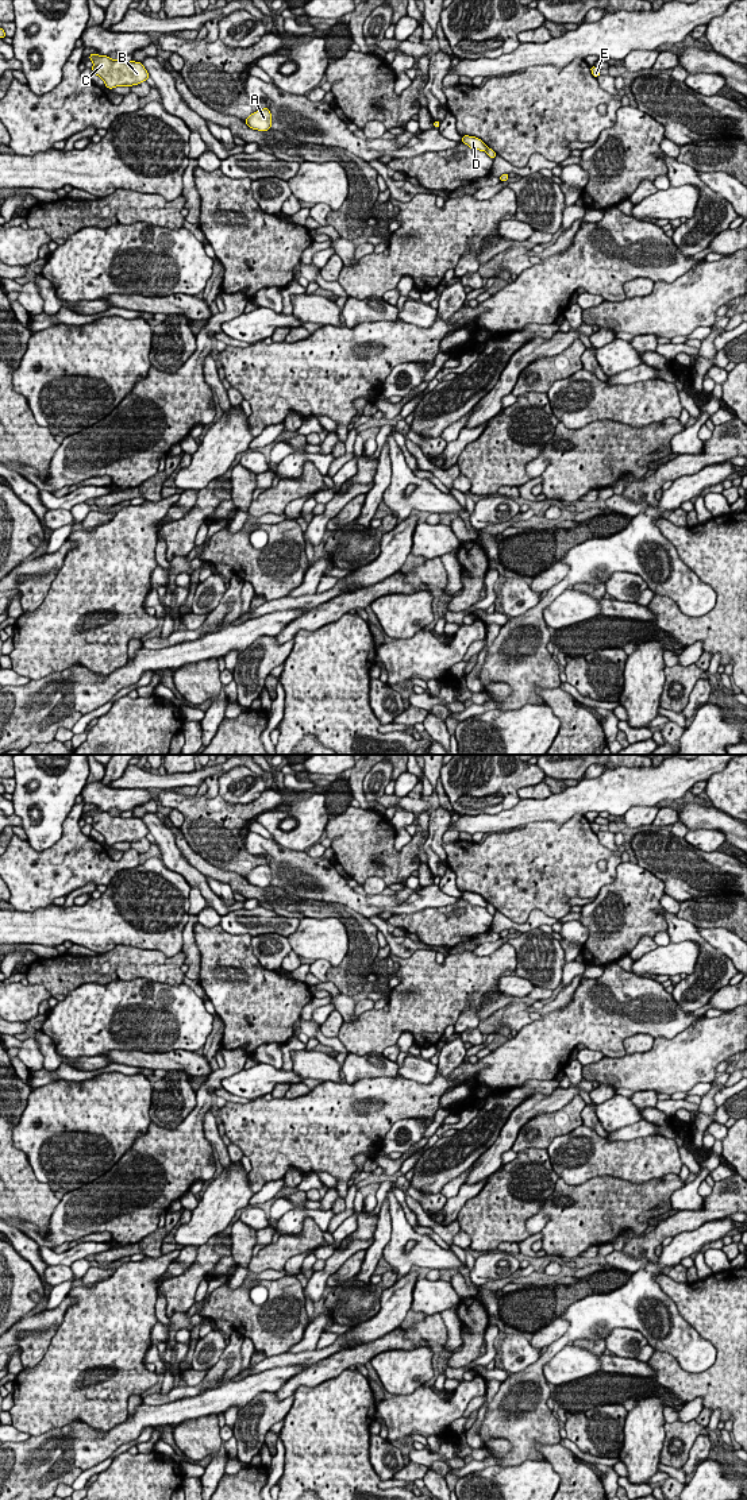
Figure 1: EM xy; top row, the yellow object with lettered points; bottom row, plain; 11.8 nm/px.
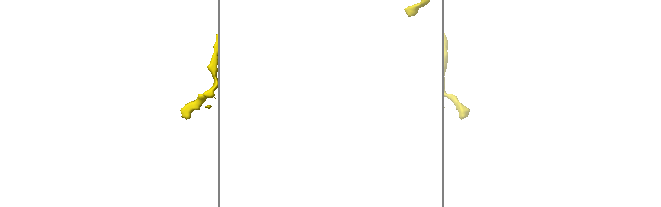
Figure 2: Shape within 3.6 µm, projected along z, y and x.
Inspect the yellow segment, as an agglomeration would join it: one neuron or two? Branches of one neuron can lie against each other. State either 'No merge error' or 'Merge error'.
Merge error

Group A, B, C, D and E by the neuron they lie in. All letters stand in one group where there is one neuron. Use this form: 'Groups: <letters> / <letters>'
Groups: A B C E / D

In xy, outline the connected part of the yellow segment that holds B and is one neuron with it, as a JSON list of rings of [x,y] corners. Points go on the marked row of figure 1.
[[[97,53],[88,57],[93,62],[93,74],[99,76],[108,89],[138,85],[150,77],[140,62],[122,62],[120,59],[111,59],[108,55],[99,55]]]

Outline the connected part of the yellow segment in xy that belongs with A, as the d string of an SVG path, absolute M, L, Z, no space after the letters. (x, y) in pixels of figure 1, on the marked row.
M269 108L258 109L257 112L251 113L244 123L258 131L269 131L272 127L272 113Z

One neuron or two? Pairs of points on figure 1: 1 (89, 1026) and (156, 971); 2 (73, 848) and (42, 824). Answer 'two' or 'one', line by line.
1: two
2: two

